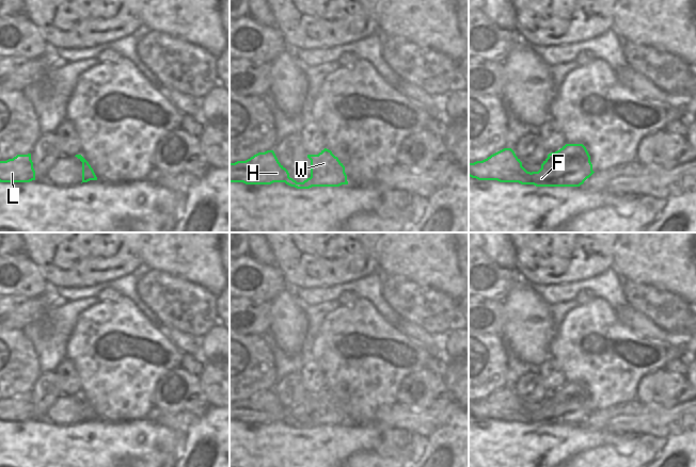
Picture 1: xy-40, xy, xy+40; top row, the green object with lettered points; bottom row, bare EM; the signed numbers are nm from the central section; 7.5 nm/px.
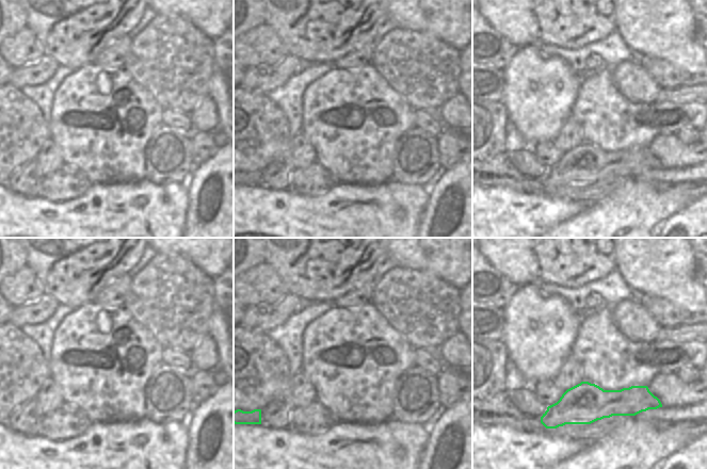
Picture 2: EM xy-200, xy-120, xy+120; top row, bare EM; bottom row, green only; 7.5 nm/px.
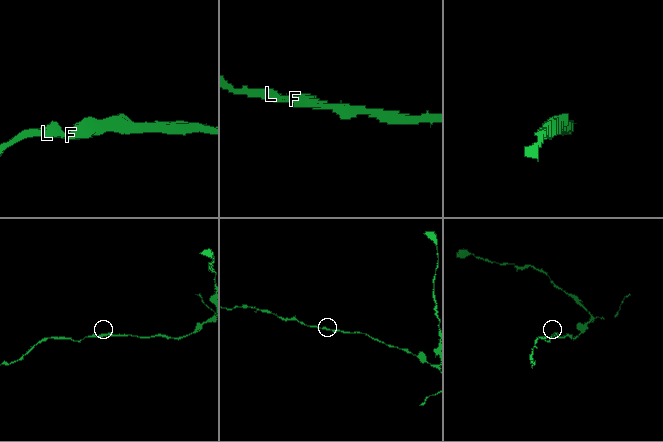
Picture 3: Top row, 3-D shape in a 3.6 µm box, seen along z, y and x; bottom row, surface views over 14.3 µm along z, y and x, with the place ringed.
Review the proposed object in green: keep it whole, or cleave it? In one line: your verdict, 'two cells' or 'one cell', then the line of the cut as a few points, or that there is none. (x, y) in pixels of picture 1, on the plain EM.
one cell; cut none

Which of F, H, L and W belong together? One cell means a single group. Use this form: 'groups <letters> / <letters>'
groups F H L W

